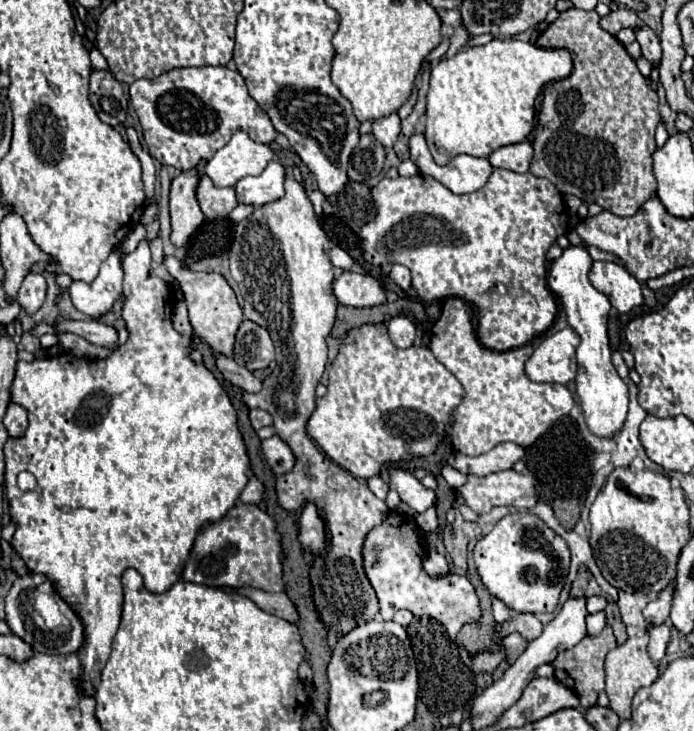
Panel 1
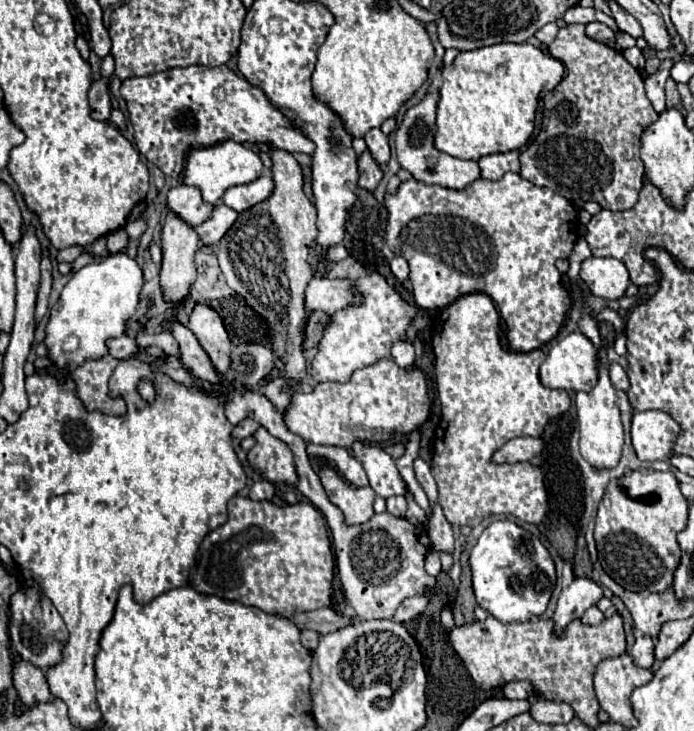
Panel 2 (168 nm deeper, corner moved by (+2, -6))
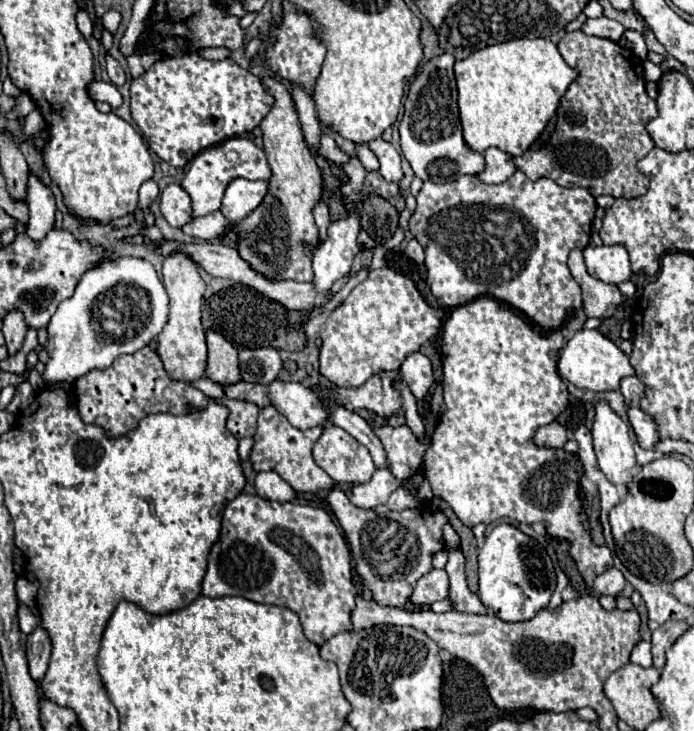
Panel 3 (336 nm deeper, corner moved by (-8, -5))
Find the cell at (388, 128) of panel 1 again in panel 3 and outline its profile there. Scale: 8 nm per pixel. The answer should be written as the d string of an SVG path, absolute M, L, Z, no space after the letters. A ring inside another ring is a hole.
M382 138L372 140L370 150L376 154L378 162L380 162L380 174L388 180L388 182L400 182L402 180L402 168L400 168L400 154L396 152L396 148L390 142L384 142Z

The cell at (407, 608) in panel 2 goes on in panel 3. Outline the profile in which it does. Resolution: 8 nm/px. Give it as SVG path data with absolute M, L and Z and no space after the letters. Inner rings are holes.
M430 570L416 584L410 600L418 606L430 606L436 600L444 600L448 594L448 576L444 570Z

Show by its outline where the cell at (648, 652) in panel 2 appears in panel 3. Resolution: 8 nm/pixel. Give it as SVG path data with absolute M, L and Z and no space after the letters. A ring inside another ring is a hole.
M638 642L630 654L630 662L634 664L640 664L644 668L652 666L652 654L650 654L650 642Z

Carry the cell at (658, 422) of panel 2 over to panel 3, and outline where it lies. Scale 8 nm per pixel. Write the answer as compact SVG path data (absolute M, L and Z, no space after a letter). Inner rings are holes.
M628 406L628 420L634 426L638 444L648 450L654 448L654 444L660 440L656 434L656 422L652 422L652 418L648 418L648 414L644 414L638 406Z

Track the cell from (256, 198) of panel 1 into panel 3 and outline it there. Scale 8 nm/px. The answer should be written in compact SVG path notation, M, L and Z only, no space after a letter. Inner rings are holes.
M234 178L224 192L220 212L228 222L236 224L244 220L262 202L266 190L268 190L268 184L264 180L252 182L246 178Z

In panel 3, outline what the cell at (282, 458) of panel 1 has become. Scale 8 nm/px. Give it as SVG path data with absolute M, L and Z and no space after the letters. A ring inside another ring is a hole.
M264 406L258 416L258 430L254 434L254 450L252 450L250 462L256 472L272 470L280 474L296 492L330 490L334 486L334 480L312 458L312 446L322 432L324 432L324 426L298 430L274 406Z

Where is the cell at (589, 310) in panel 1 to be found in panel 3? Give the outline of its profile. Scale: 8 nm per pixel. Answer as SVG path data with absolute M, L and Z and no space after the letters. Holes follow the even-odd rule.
M606 402L596 404L596 420L592 426L594 452L600 470L614 486L626 486L636 466L634 444L628 426L610 410Z

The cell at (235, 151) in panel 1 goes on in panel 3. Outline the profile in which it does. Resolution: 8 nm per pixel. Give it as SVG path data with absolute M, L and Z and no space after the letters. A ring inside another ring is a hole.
M228 138L196 154L196 158L192 160L188 172L184 174L180 182L180 186L186 190L186 194L192 200L192 220L220 210L224 190L232 178L248 178L248 180L268 180L270 178L270 170L268 170L264 152L248 138Z

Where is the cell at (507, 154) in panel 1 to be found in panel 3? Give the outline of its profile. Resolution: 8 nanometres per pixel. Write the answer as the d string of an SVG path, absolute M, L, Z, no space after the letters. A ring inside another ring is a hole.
M488 148L484 156L486 156L486 168L480 174L476 174L476 178L482 180L484 184L500 184L516 172L516 166L510 154L498 148Z

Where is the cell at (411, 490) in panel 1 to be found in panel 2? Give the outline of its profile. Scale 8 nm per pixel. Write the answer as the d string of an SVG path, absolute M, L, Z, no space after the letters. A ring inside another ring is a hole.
M358 441L354 443L352 453L362 463L370 479L370 487L374 489L376 495L388 499L396 495L404 497L408 493L408 485L398 473L394 459L384 449L380 449L378 445L366 445Z

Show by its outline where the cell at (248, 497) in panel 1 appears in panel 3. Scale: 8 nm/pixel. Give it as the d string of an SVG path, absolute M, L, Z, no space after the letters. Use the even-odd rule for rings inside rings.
M258 472L254 486L256 486L256 494L266 500L290 502L296 498L294 488L284 478L280 478L276 472Z

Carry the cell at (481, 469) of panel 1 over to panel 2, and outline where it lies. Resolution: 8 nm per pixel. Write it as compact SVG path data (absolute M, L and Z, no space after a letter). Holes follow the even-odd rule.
M518 437L518 439L504 443L500 449L496 449L494 455L492 455L492 461L498 463L498 465L522 463L522 461L530 461L540 451L542 451L542 439Z

